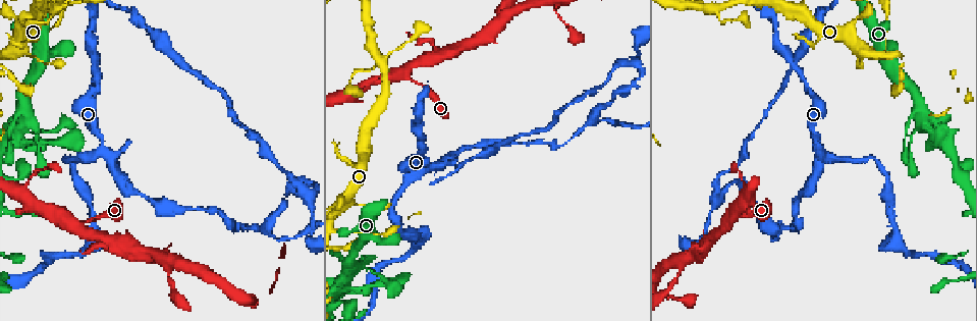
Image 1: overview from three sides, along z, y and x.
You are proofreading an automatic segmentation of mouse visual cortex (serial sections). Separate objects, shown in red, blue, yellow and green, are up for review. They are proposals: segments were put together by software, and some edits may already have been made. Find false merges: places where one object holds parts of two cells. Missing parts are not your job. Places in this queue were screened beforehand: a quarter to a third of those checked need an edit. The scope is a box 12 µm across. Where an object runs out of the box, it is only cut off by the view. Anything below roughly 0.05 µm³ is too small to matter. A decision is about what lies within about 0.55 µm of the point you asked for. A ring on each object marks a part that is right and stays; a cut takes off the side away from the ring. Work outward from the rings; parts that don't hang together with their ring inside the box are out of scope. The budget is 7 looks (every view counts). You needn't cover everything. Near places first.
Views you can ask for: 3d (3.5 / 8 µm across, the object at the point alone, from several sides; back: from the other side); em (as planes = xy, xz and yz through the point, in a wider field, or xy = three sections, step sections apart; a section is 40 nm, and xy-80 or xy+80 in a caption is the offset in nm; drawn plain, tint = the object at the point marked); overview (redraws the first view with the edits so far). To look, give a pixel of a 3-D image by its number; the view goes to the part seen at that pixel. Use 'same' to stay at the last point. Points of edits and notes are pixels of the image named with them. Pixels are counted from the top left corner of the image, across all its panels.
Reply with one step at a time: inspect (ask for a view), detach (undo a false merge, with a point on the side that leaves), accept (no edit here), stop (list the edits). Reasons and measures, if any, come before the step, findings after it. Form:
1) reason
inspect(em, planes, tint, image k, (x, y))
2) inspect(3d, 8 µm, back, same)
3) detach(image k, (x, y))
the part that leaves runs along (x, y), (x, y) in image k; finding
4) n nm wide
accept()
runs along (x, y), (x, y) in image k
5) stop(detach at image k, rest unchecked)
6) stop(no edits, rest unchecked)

thin neck
inspect(3d, 3.5 µm, back, image 1, (50, 28))

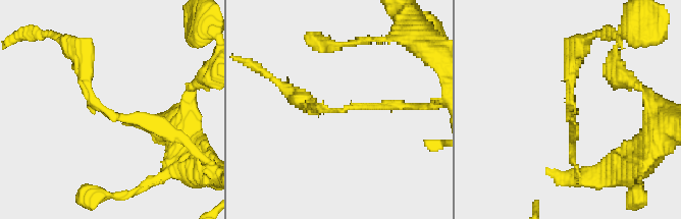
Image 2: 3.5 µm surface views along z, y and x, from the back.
arms of 150, 250 nm
inspect(em, planes, tint, image 2, (331, 108))

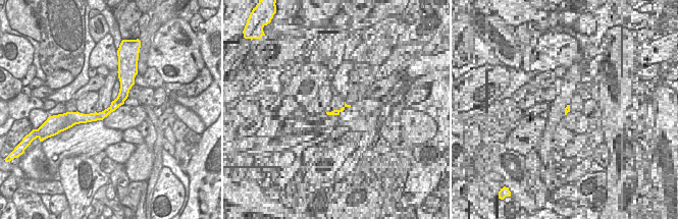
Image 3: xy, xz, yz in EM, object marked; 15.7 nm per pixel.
140 nm wide
detach(image 2, (86, 76))
border along (113, 109), (104, 110) in image 3; two cells meet here

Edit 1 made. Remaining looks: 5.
inspect(overview)

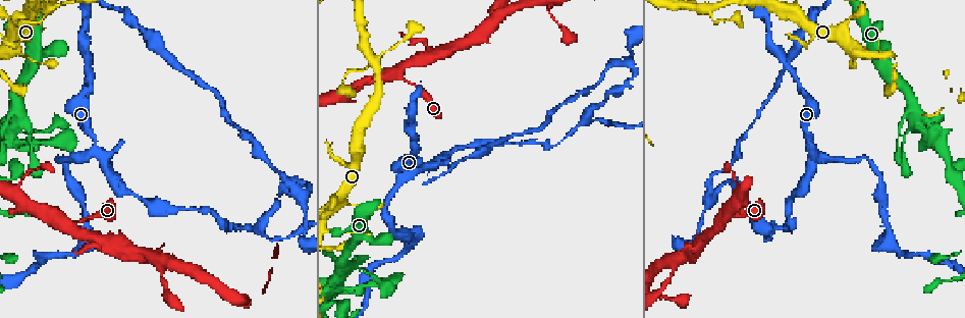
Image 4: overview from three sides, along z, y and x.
abrupt turn
inspect(3d, 3.5 µm, image 4, (83, 244))

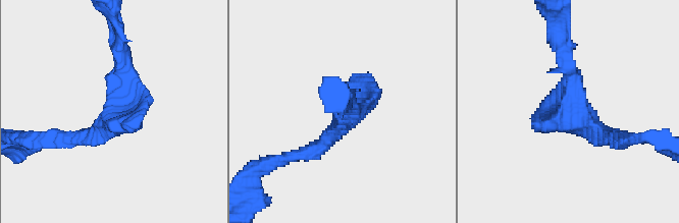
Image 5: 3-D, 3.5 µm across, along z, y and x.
inspect(em, xy, step 1, tint, image 5, (571, 110))

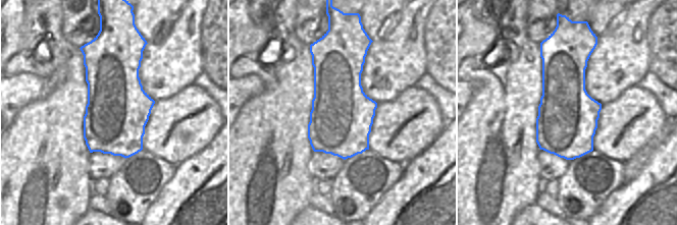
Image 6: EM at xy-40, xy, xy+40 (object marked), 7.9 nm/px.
accept()
runs along (559, 43), (572, 109), (611, 137) in image 5; one cell here

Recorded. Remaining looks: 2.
three-way junction
inspect(3d, 3.5 µm, image 4, (260, 228))

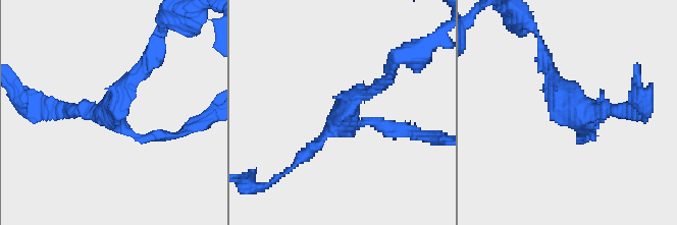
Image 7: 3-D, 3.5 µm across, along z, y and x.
3 arms; arms of 150, 150, 250 nm
inspect(em, planes, tint, image 7, (581, 111))

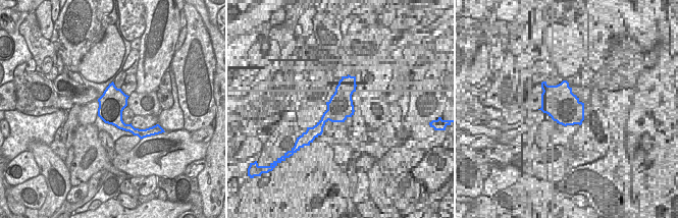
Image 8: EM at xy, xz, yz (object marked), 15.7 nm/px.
accept()
runs along (288, 170), (354, 97), (372, 90) in image 7; one cell here

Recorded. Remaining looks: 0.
stop(detach at image 2, rest unchecked)

